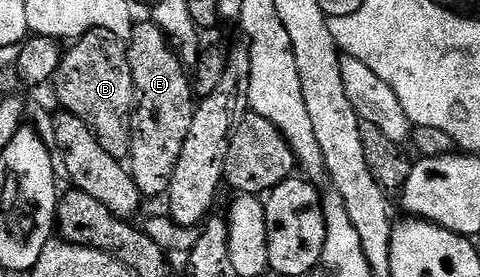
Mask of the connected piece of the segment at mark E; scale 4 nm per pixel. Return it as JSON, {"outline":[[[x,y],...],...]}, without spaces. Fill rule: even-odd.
{"outline":[[[140,21],[134,27],[126,47],[129,68],[133,72],[136,101],[131,116],[129,169],[144,199],[162,199],[171,187],[181,148],[185,148],[189,124],[193,124],[197,102],[184,63],[168,42],[163,29],[155,25],[154,21]]]}

